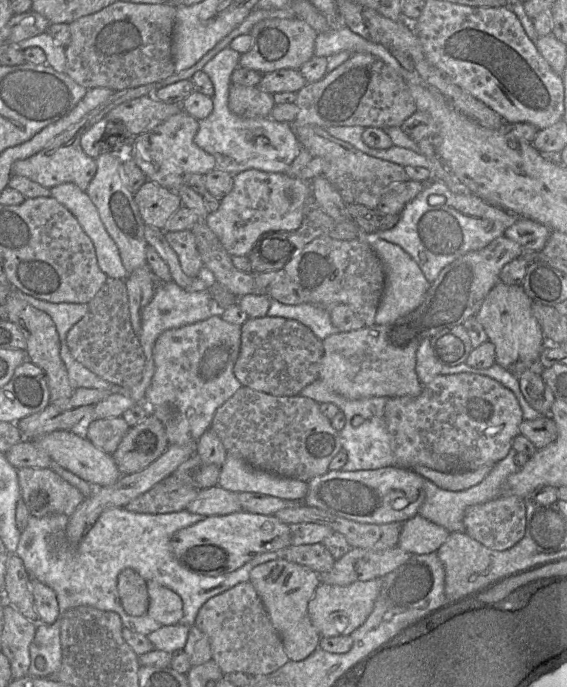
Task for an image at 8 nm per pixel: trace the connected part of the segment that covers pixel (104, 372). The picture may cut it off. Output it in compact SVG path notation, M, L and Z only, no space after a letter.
M112 278L107 279L106 283L88 304L88 312L86 315L68 332L66 343L72 357L78 363L99 376L101 379L126 390L125 393L113 392L113 394L127 395L137 403L144 402L146 390L151 383L155 371L155 365L153 355L152 360L145 360L139 339L132 328L129 298L125 280Z

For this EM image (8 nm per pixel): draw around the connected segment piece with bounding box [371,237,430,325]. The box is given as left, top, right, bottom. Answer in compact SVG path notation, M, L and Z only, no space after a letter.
M377 237L371 239L371 246L381 260L385 272L385 288L375 315L375 325L386 325L418 308L430 284L417 263L400 246Z

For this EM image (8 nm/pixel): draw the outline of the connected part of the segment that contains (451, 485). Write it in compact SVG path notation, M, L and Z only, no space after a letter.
M485 465L475 470L450 473L440 472L425 466L416 466L412 470L424 479L434 483L440 489L463 491L481 483L492 469L493 465Z

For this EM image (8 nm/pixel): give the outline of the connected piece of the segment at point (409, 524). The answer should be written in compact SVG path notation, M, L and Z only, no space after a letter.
M420 515L403 523L398 547L410 554L437 552L449 538L450 532Z

